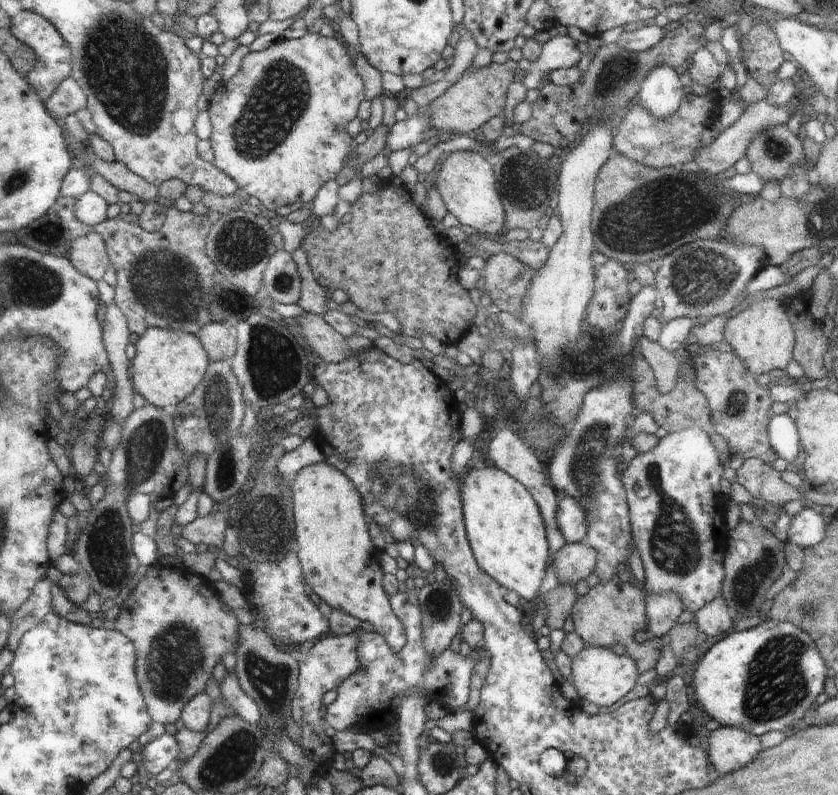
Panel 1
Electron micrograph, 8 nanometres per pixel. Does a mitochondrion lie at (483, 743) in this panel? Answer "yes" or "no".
no

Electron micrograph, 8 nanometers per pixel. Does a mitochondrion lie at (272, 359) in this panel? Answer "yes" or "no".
yes

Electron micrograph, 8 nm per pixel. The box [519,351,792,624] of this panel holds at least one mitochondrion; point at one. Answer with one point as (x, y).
(675, 547)

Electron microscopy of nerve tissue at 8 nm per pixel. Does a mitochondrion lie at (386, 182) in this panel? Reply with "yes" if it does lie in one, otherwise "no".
no

